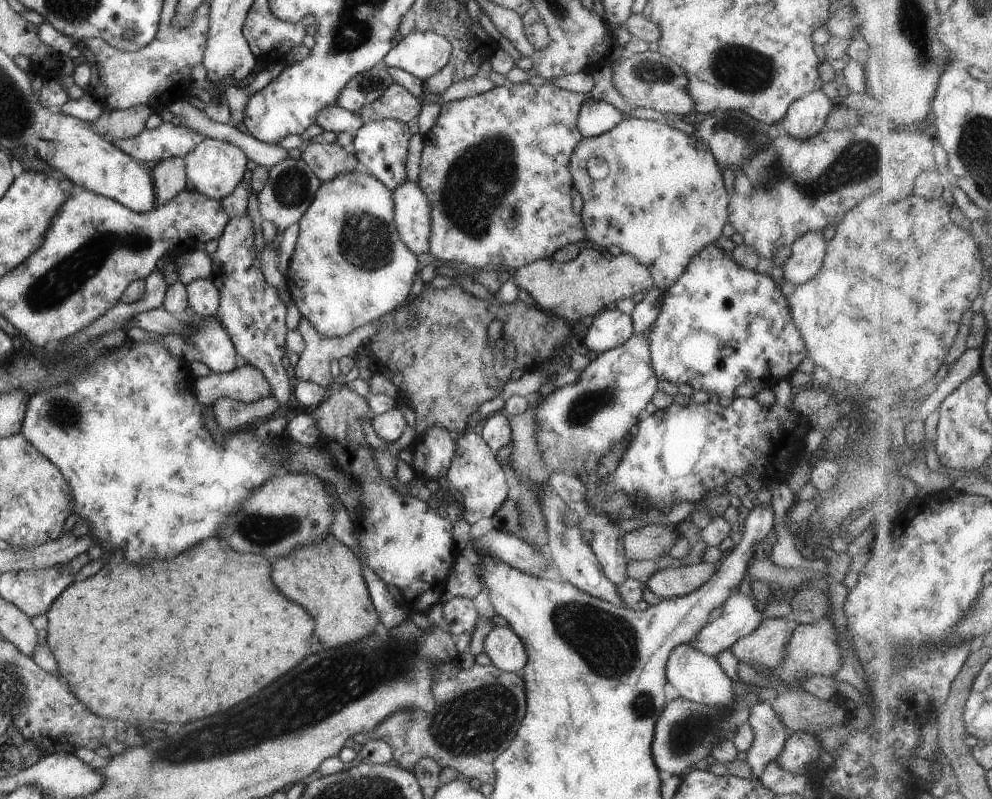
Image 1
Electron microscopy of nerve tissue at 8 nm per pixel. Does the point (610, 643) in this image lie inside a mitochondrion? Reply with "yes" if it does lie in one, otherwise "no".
yes

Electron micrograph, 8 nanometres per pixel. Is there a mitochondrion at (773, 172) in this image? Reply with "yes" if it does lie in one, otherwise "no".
yes

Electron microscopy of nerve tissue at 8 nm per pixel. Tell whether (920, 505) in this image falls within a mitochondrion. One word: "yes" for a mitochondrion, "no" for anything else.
no

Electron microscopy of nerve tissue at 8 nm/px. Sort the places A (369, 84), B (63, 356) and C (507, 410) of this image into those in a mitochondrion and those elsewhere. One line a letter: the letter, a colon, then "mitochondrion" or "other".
A: mitochondrion
B: other
C: other

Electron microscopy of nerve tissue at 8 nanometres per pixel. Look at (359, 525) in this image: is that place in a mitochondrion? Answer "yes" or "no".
no

